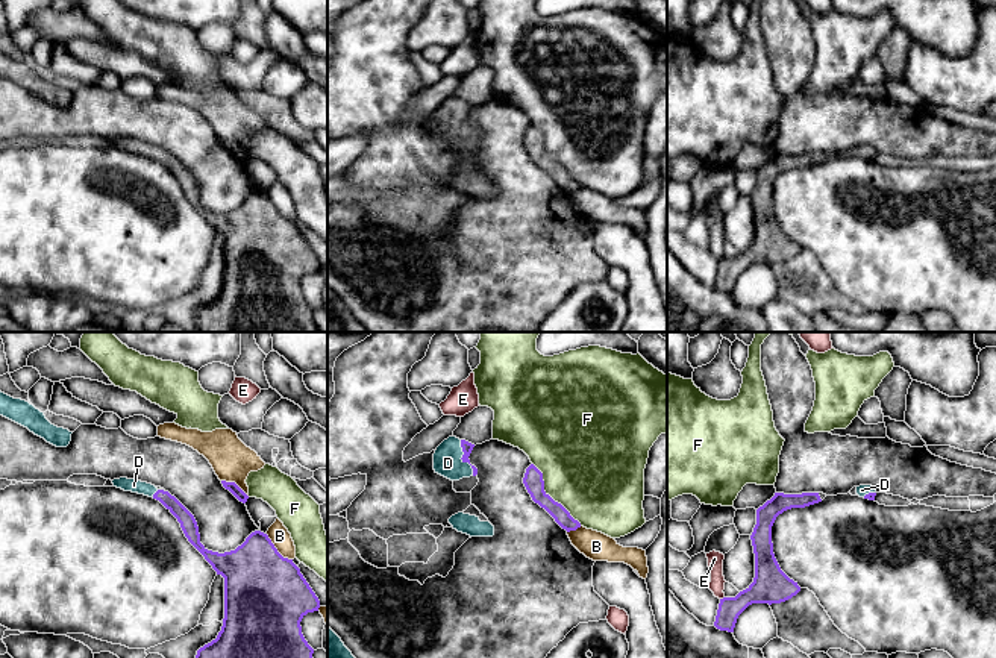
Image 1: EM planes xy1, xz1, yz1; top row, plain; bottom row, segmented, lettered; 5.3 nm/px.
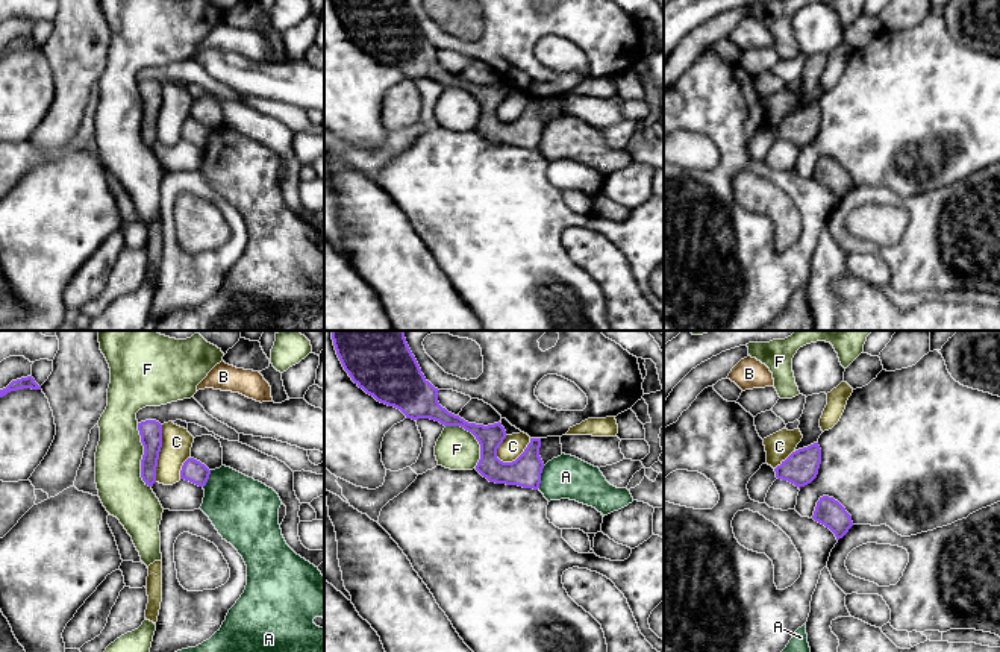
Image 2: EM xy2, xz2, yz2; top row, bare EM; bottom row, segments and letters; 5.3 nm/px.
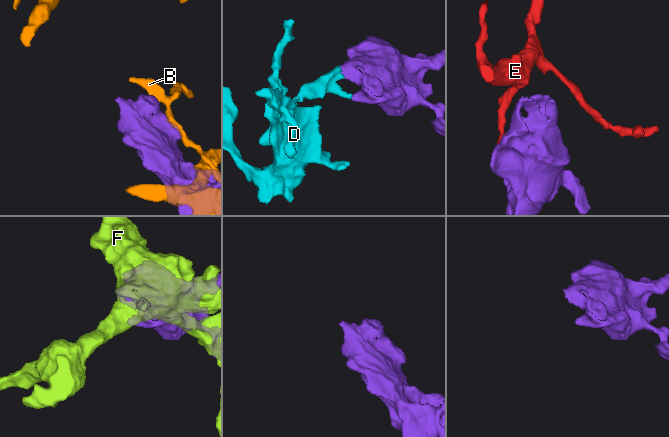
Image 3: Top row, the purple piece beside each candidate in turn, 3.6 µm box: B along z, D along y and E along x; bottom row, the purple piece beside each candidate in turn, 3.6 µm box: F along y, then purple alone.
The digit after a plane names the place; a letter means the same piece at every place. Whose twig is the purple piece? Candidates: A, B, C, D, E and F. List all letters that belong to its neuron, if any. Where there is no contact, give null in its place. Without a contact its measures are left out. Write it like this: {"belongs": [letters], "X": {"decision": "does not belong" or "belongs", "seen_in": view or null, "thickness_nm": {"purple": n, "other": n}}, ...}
{"belongs": ["D"], "A": {"decision": "does not belong", "seen_in": "xz2", "thickness_nm": {"purple": 160, "other": 220}}, "B": {"decision": "does not belong", "seen_in": "xy1", "thickness_nm": {"purple": 440, "other": 110}}, "C": {"decision": "does not belong", "seen_in": "xz2", "thickness_nm": {"purple": 160, "other": 120}}, "D": {"decision": "belongs", "seen_in": "xz1", "thickness_nm": {"purple": 60, "other": 150}}, "E": {"decision": "does not belong", "seen_in": "yz1", "thickness_nm": {"purple": 180, "other": 80}}, "F": {"decision": "does not belong", "seen_in": "xz1", "thickness_nm": {"purple": 100, "other": 460}}}

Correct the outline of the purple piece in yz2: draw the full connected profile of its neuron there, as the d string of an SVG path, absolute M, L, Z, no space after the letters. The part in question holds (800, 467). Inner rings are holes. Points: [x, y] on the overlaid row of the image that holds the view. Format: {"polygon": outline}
{"polygon": "M814 443L792 452L774 472L777 479L788 481L800 488L817 478L820 464L821 449L818 443Z"}

